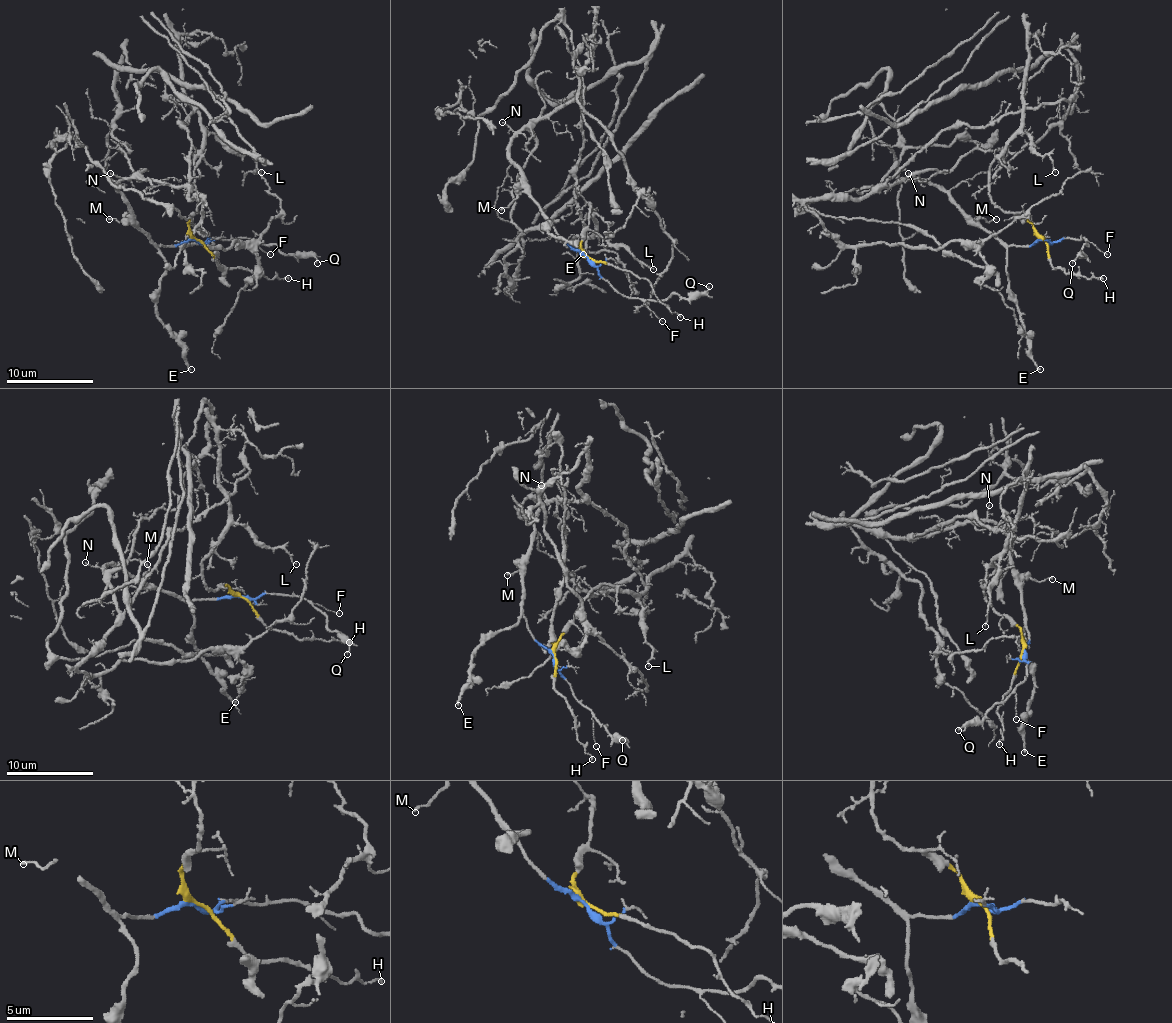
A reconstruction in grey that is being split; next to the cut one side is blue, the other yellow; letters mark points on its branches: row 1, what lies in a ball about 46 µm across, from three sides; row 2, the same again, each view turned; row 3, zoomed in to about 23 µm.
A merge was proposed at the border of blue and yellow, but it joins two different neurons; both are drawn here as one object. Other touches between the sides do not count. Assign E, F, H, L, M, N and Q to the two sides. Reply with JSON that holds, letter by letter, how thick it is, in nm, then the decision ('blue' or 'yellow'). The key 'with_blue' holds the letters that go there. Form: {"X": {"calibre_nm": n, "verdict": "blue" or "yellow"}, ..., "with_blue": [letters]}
{"E": {"calibre_nm": 190, "verdict": "blue"}, "F": {"calibre_nm": 70, "verdict": "blue"}, "H": {"calibre_nm": 130, "verdict": "yellow"}, "L": {"calibre_nm": 120, "verdict": "yellow"}, "M": {"calibre_nm": 140, "verdict": "blue"}, "N": {"calibre_nm": 110, "verdict": "blue"}, "Q": {"calibre_nm": 120, "verdict": "blue"}, "with_blue": ["E", "F", "M", "N", "Q"]}

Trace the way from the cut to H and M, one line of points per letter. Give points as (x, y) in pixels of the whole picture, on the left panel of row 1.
H: (195, 240), (226, 268), (261, 272), (269, 279), (289, 279)
M: (195, 240), (174, 246), (159, 246), (124, 218), (117, 222), (109, 220)

